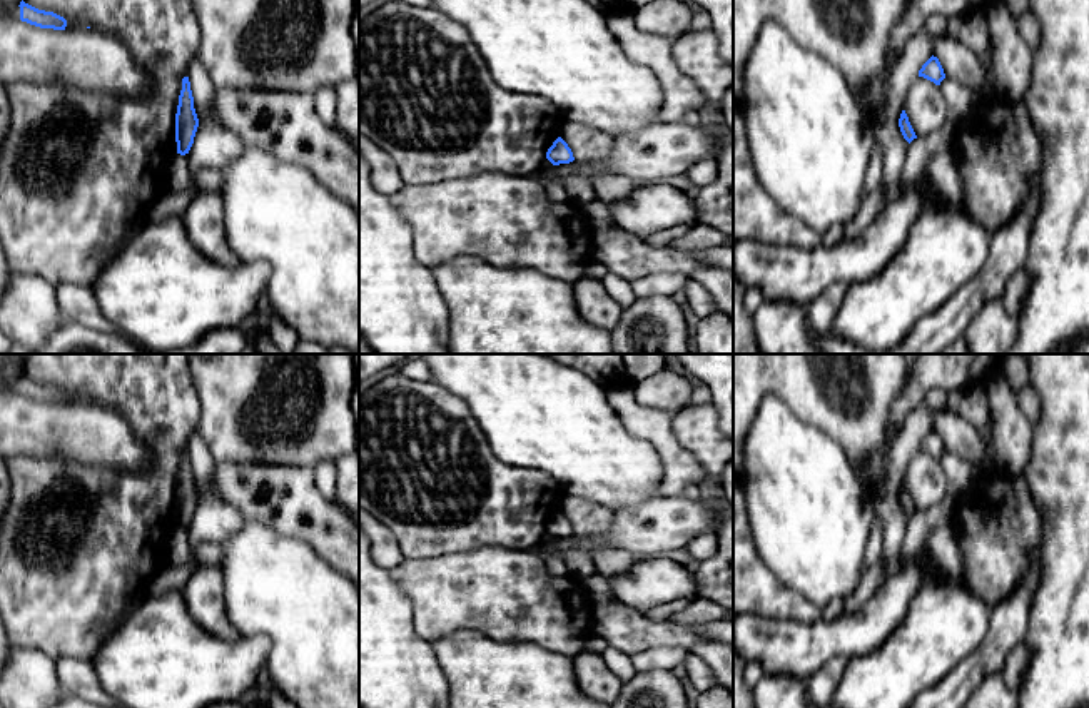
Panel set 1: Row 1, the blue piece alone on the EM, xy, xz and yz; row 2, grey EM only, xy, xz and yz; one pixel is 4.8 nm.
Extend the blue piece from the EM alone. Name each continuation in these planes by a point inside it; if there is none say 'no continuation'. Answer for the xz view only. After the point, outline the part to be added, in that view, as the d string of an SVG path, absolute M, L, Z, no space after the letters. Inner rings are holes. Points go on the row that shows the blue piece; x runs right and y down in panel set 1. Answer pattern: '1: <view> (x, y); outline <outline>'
no continuation

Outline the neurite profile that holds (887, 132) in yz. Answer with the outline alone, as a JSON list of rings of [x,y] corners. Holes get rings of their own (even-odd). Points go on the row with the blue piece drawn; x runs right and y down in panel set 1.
[[[925,27],[919,28],[907,40],[892,72],[885,100],[872,119],[874,134],[882,149],[880,185],[887,192],[887,205],[895,202],[904,192],[900,174],[910,144],[900,132],[899,119],[904,110],[909,87],[919,77],[922,65],[932,57],[932,43],[934,35]]]

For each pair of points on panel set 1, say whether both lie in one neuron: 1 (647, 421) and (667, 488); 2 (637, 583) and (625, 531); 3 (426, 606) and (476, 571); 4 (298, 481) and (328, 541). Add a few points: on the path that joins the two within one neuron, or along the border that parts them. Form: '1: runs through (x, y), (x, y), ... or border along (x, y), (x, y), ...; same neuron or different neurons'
1: runs through (662, 438), (670, 451), (670, 471); same neuron
2: border along (665, 555), (637, 558); different neurons
3: runs through (438, 605), (465, 583); same neuron
4: runs through (298, 496), (298, 501), (323, 526); same neuron

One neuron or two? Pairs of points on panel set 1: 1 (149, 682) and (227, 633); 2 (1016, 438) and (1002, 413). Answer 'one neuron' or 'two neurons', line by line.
1: two neurons
2: one neuron

